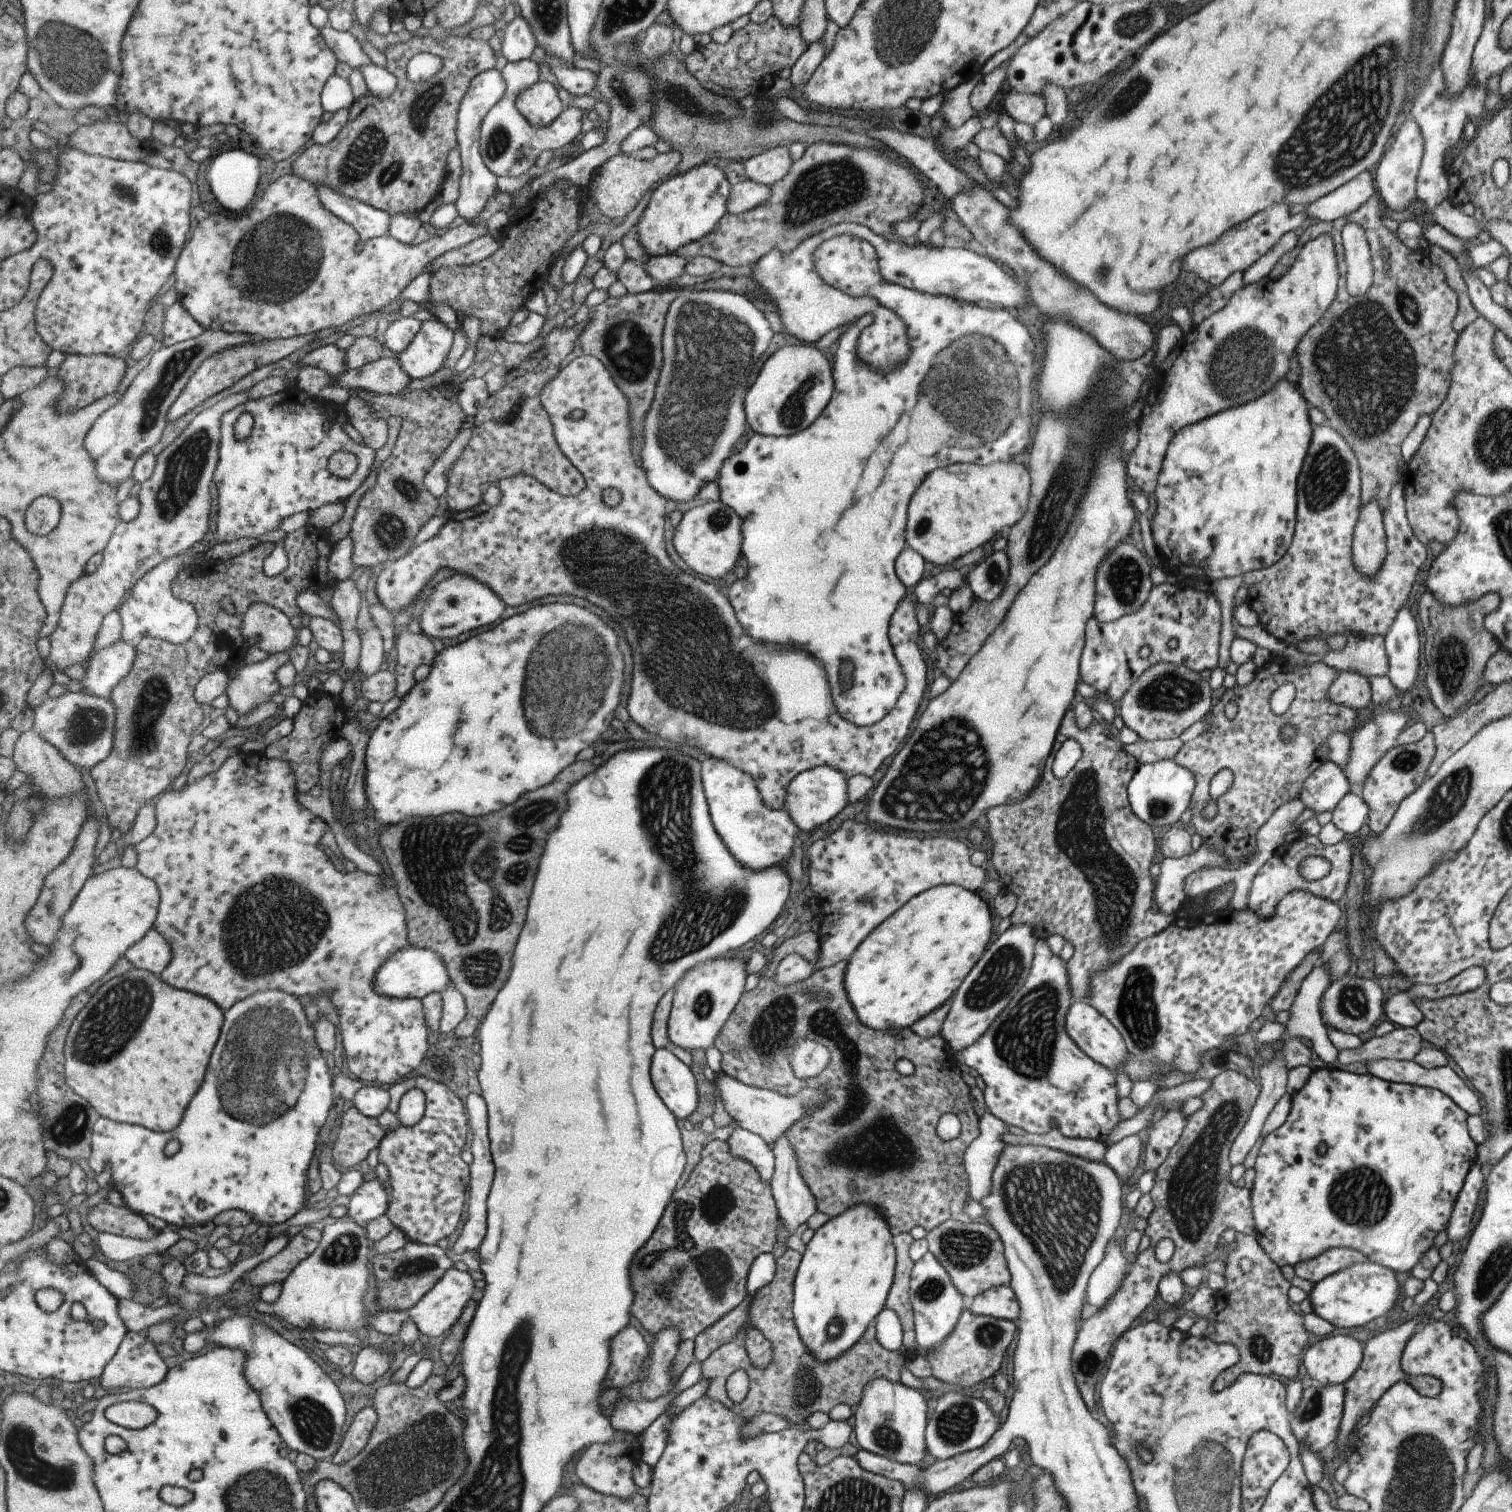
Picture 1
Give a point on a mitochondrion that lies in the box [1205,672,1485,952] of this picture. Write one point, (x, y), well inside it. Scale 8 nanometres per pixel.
(1445, 801)

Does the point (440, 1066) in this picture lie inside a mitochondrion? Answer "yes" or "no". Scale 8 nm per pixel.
no

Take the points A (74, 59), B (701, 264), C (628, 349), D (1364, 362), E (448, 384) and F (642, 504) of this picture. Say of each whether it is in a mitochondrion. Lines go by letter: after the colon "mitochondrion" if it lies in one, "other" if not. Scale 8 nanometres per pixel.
A: mitochondrion
B: other
C: mitochondrion
D: mitochondrion
E: other
F: other

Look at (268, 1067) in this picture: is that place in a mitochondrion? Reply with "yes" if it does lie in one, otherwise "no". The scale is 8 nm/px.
yes

